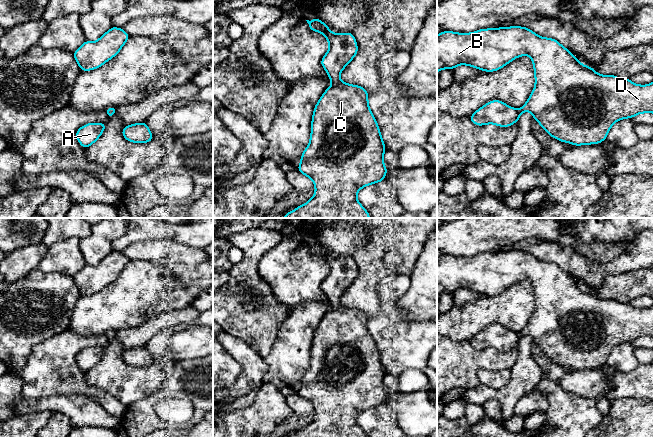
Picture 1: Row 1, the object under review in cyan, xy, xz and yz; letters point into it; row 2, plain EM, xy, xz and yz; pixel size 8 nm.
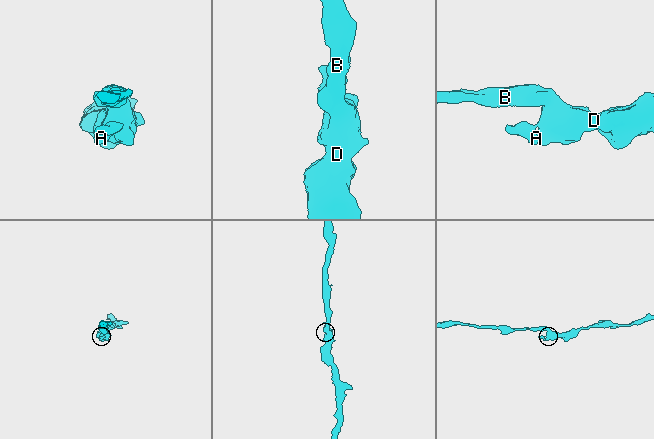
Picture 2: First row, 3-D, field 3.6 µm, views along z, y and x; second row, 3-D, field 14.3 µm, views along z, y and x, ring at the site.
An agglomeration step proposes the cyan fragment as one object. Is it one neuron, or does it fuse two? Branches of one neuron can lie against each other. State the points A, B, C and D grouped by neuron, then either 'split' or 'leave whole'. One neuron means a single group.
A B C D | leave whole

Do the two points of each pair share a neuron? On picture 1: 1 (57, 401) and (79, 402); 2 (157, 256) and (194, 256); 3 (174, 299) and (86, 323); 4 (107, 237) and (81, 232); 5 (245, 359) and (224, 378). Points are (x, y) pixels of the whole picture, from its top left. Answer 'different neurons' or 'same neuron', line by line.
1: same neuron
2: same neuron
3: same neuron
4: different neurons
5: different neurons

